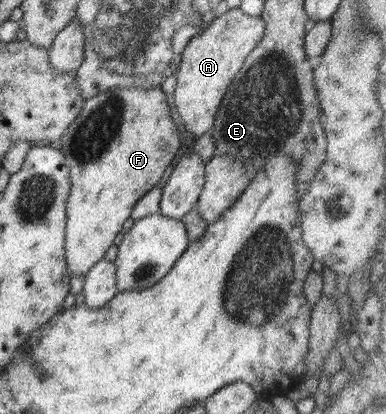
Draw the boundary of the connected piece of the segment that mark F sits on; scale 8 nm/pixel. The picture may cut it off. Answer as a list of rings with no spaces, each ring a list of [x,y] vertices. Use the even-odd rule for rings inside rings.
[[[126,86],[107,89],[85,101],[82,112],[78,115],[78,118],[68,126],[64,135],[58,140],[56,146],[65,157],[66,168],[69,169],[71,179],[71,188],[66,204],[67,220],[65,223],[65,257],[67,270],[70,275],[84,275],[95,263],[98,263],[98,261],[105,257],[105,253],[110,248],[110,245],[114,243],[116,235],[121,232],[122,224],[131,216],[135,203],[160,181],[162,173],[166,171],[166,167],[170,164],[174,164],[176,161],[176,153],[178,153],[178,149],[180,149],[181,137],[178,128],[176,128],[176,124],[170,119],[170,109],[168,109],[166,99],[168,99],[168,103],[171,105],[171,98],[167,97],[164,92],[162,92],[162,88],[158,86],[142,86],[141,88],[138,86]]]

